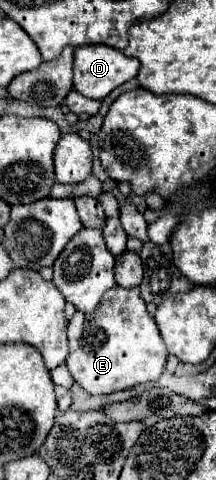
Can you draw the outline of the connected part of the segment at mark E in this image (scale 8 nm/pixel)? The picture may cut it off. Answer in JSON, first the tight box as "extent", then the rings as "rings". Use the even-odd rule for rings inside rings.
{"extent":[67,287,169,395],"rings":[[[113,287],[103,295],[101,303],[89,315],[89,319],[87,313],[75,311],[67,327],[67,337],[67,369],[75,383],[79,383],[91,395],[131,389],[139,383],[159,379],[169,355],[155,319],[145,311],[145,301],[139,295],[139,287]]]}

